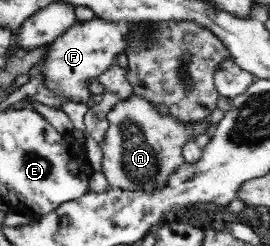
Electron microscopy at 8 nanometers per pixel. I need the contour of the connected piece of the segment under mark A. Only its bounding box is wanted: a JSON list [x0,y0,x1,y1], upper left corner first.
[101,92,217,194]

